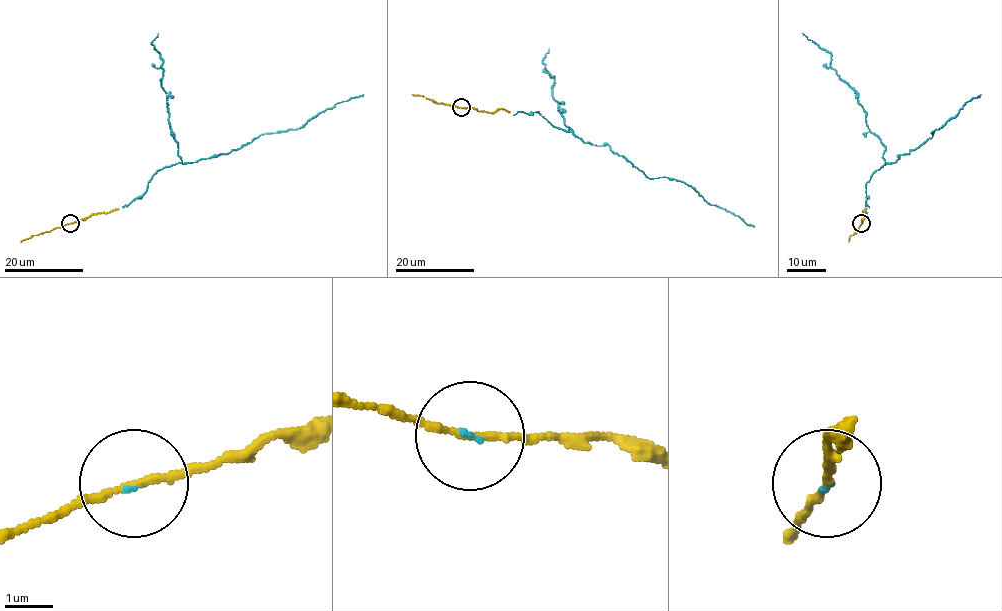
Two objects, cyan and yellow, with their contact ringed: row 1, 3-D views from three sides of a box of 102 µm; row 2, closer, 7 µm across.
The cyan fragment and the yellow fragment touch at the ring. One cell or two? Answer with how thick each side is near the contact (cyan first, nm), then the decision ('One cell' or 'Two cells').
Thickness 50 nm (cyan) against 130 nm. One cell

